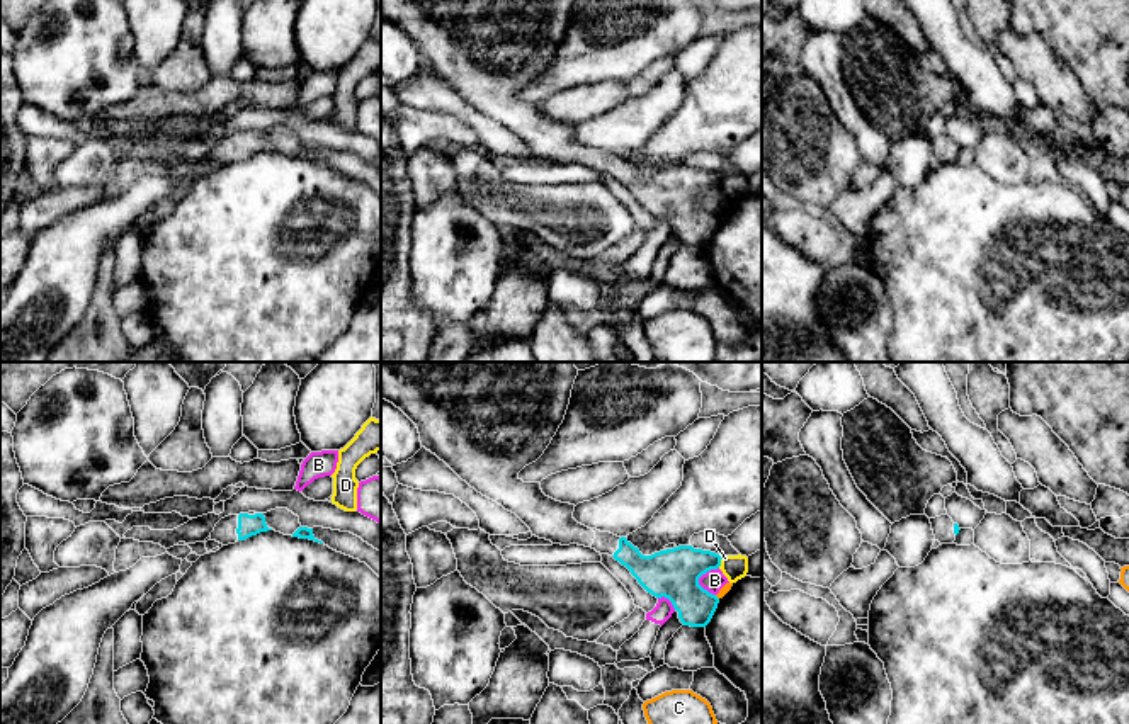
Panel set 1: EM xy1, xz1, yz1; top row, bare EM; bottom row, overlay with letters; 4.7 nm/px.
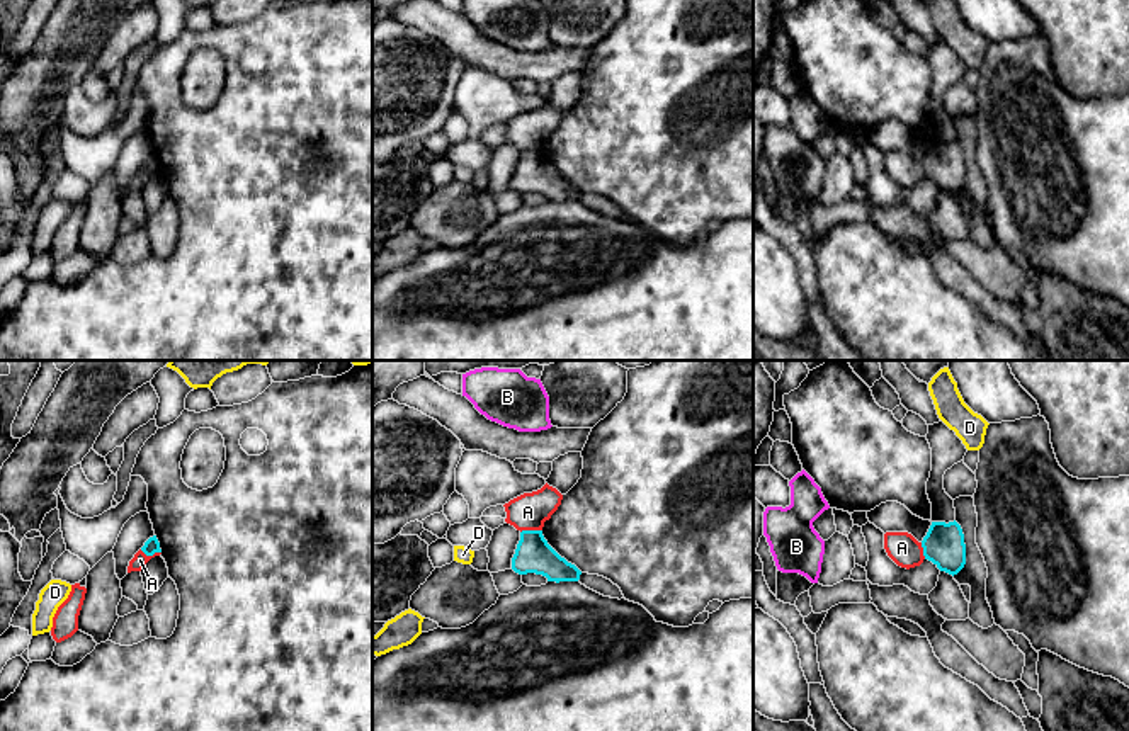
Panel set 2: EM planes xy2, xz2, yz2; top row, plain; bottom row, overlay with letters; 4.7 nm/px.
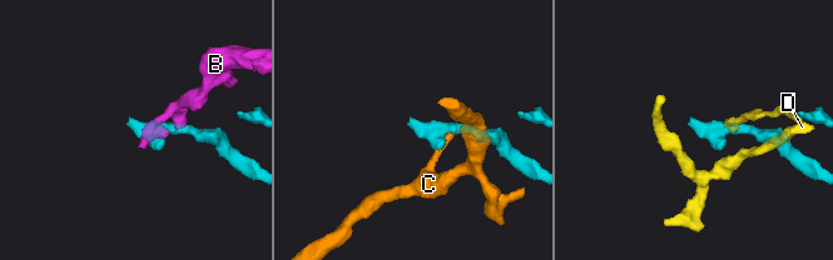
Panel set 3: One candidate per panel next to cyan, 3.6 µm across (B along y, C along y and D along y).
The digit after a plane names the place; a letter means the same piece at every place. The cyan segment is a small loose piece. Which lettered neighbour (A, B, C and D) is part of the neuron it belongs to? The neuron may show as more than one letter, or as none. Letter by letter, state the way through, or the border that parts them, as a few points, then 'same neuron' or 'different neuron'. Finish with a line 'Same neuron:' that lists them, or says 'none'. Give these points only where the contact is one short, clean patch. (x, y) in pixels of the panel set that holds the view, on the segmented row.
A: border xz2 (541, 529), (524, 529), (521, 532); different neuron
B: border xz1 (718, 566), (699, 578), (699, 583), (713, 595); different neuron
C: border xz1 (714, 595), (718, 599); different neuron
D: different neuron
Same neuron: none

